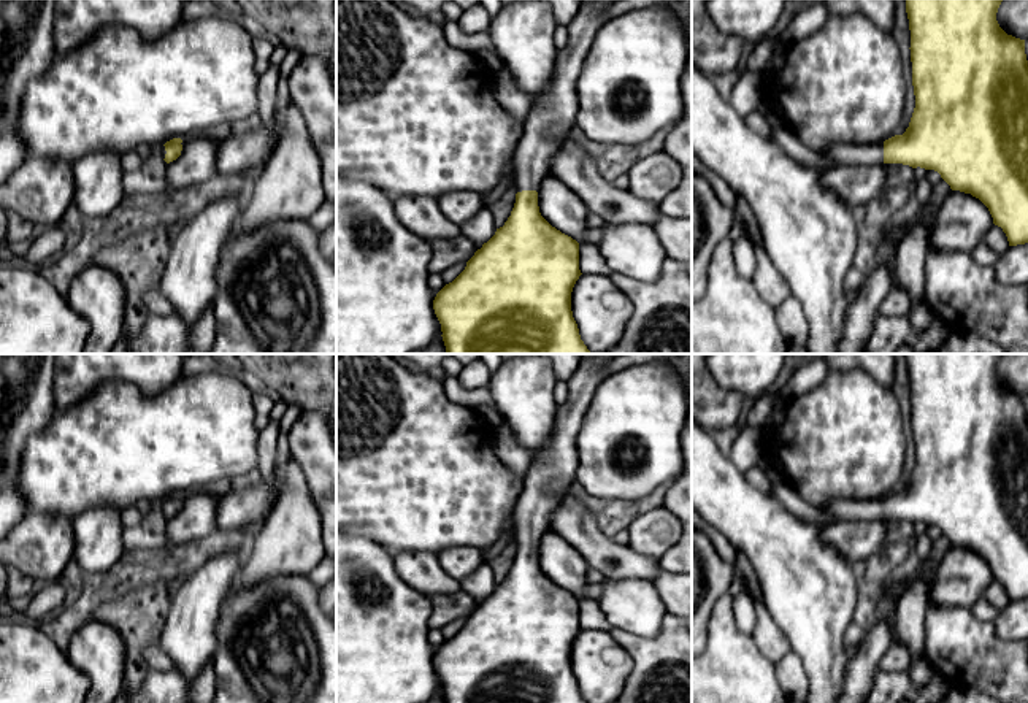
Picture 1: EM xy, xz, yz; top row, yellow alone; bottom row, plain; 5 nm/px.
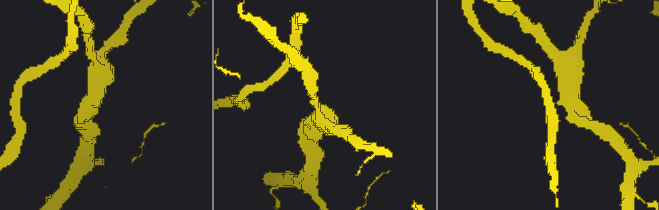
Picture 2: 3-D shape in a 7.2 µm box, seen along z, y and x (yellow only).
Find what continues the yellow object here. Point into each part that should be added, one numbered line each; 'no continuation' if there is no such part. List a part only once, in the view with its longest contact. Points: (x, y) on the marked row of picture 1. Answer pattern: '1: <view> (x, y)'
1: yz (843, 154)

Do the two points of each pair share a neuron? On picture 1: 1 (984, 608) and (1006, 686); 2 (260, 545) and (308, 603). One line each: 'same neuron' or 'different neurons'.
1: different neurons
2: different neurons

